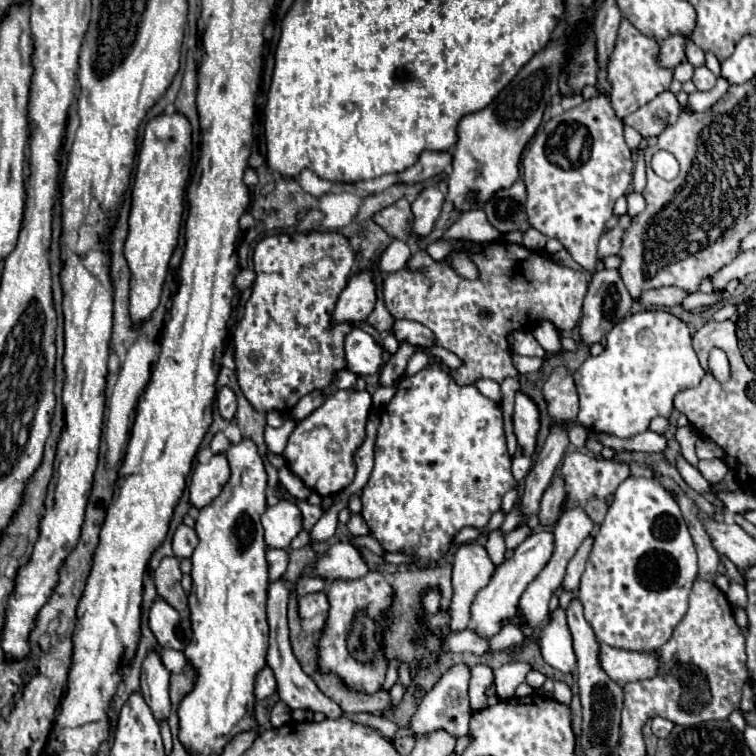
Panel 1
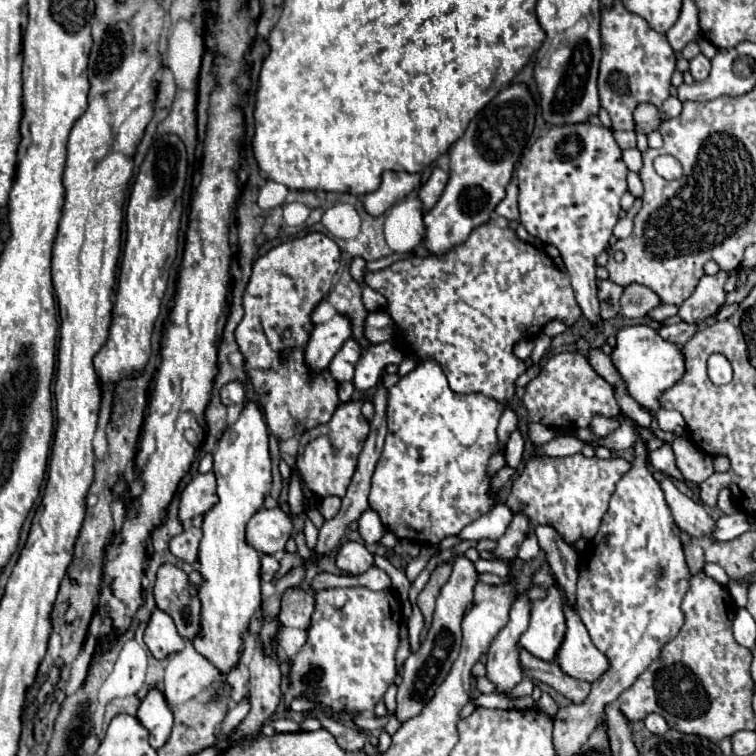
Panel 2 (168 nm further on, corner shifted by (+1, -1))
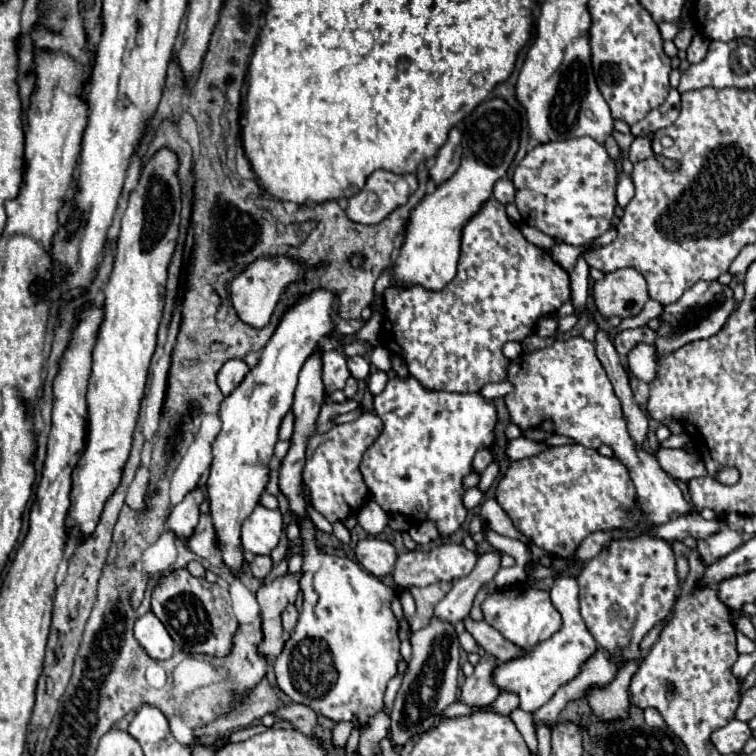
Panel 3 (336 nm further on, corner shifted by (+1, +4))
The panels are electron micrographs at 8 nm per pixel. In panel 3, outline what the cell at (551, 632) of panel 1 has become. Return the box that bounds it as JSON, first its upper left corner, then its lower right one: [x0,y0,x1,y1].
[480,586,562,650]

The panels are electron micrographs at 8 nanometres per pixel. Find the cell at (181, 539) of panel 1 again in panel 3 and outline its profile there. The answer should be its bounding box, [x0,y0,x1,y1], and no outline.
[186,514,218,558]

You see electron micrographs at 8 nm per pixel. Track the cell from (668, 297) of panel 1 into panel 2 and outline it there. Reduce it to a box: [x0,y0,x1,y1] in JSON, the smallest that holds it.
[620,283,662,319]

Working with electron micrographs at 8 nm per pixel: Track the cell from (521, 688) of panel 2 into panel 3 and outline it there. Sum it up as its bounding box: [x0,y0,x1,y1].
[492,692,518,716]

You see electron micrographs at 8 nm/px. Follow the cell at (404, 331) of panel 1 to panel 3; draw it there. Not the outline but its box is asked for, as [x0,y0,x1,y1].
[206,288,360,572]

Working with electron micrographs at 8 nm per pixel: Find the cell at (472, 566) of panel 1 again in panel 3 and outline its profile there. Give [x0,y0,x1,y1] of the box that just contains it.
[390,618,460,748]

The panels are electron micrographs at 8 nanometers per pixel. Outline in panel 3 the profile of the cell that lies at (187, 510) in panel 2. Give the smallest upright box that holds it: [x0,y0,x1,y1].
[168,488,206,540]

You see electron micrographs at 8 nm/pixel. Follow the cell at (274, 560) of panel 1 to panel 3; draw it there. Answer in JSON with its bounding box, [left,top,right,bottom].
[248,556,272,580]

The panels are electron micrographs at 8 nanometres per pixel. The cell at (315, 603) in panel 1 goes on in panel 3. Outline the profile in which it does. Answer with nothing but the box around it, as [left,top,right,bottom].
[282,604,298,632]

